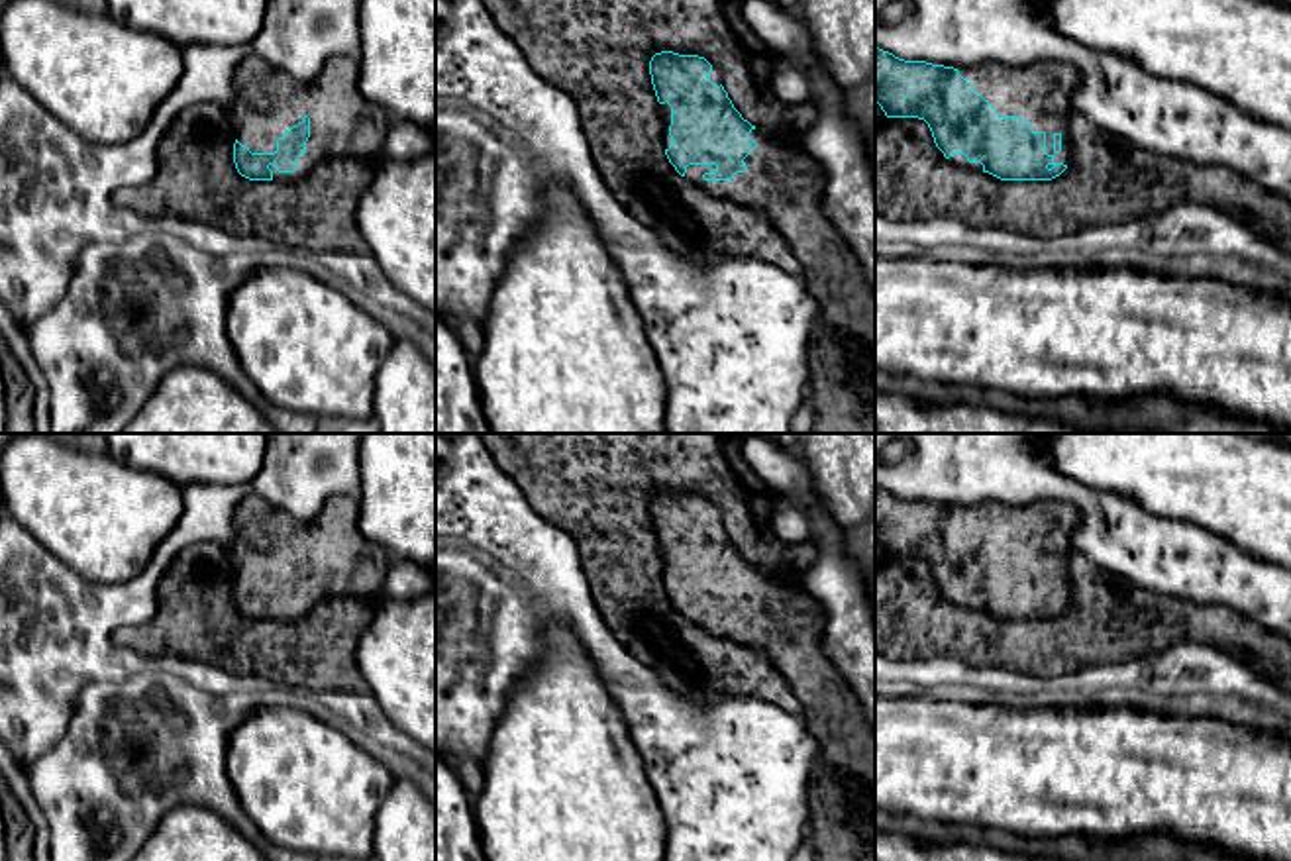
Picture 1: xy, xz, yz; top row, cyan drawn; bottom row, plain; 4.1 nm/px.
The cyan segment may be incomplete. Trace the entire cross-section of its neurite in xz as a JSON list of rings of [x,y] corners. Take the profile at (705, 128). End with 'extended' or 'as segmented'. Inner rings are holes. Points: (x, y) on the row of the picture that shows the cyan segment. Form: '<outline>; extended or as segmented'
[[[661,51],[651,57],[649,75],[663,118],[663,149],[675,171],[718,198],[763,212],[802,265],[800,279],[818,306],[806,343],[808,394],[814,408],[810,433],[875,433],[875,296],[857,257],[850,251],[834,222],[822,212],[828,182],[824,167],[800,143],[787,141],[779,133],[744,120],[728,98],[718,69],[704,57]]]; extended

